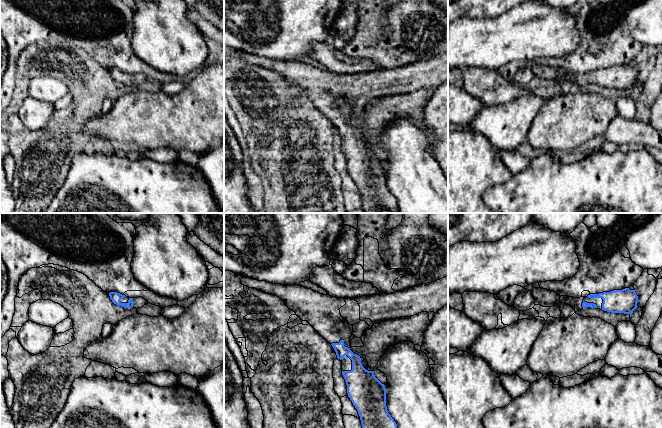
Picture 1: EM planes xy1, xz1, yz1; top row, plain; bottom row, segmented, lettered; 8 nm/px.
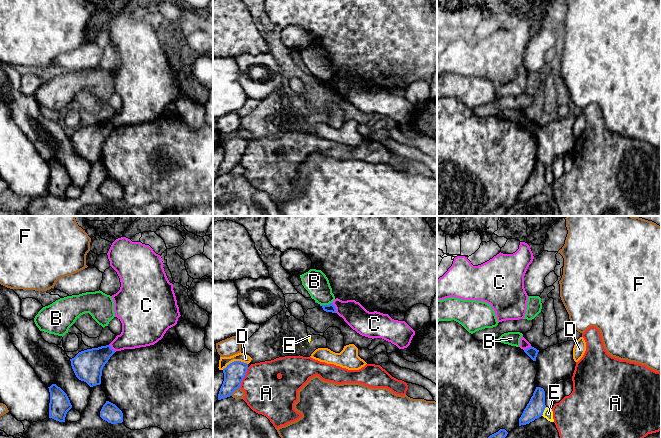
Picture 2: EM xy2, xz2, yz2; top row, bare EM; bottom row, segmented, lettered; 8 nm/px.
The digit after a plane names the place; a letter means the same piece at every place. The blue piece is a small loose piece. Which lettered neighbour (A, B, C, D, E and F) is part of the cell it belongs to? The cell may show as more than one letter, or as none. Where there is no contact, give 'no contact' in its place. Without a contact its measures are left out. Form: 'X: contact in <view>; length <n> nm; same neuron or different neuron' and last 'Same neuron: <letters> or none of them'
A: contact in xz2; length 180 nm; different neuron
B: contact in xz2; length 100 nm; different neuron
C: contact in xz2; length 90 nm; different neuron
D: contact in xz2; length 220 nm; different neuron
E: contact in yz2; length 80 nm; different neuron
F: contact in xz2; length 100 nm; different neuron
Same neuron: none of them

